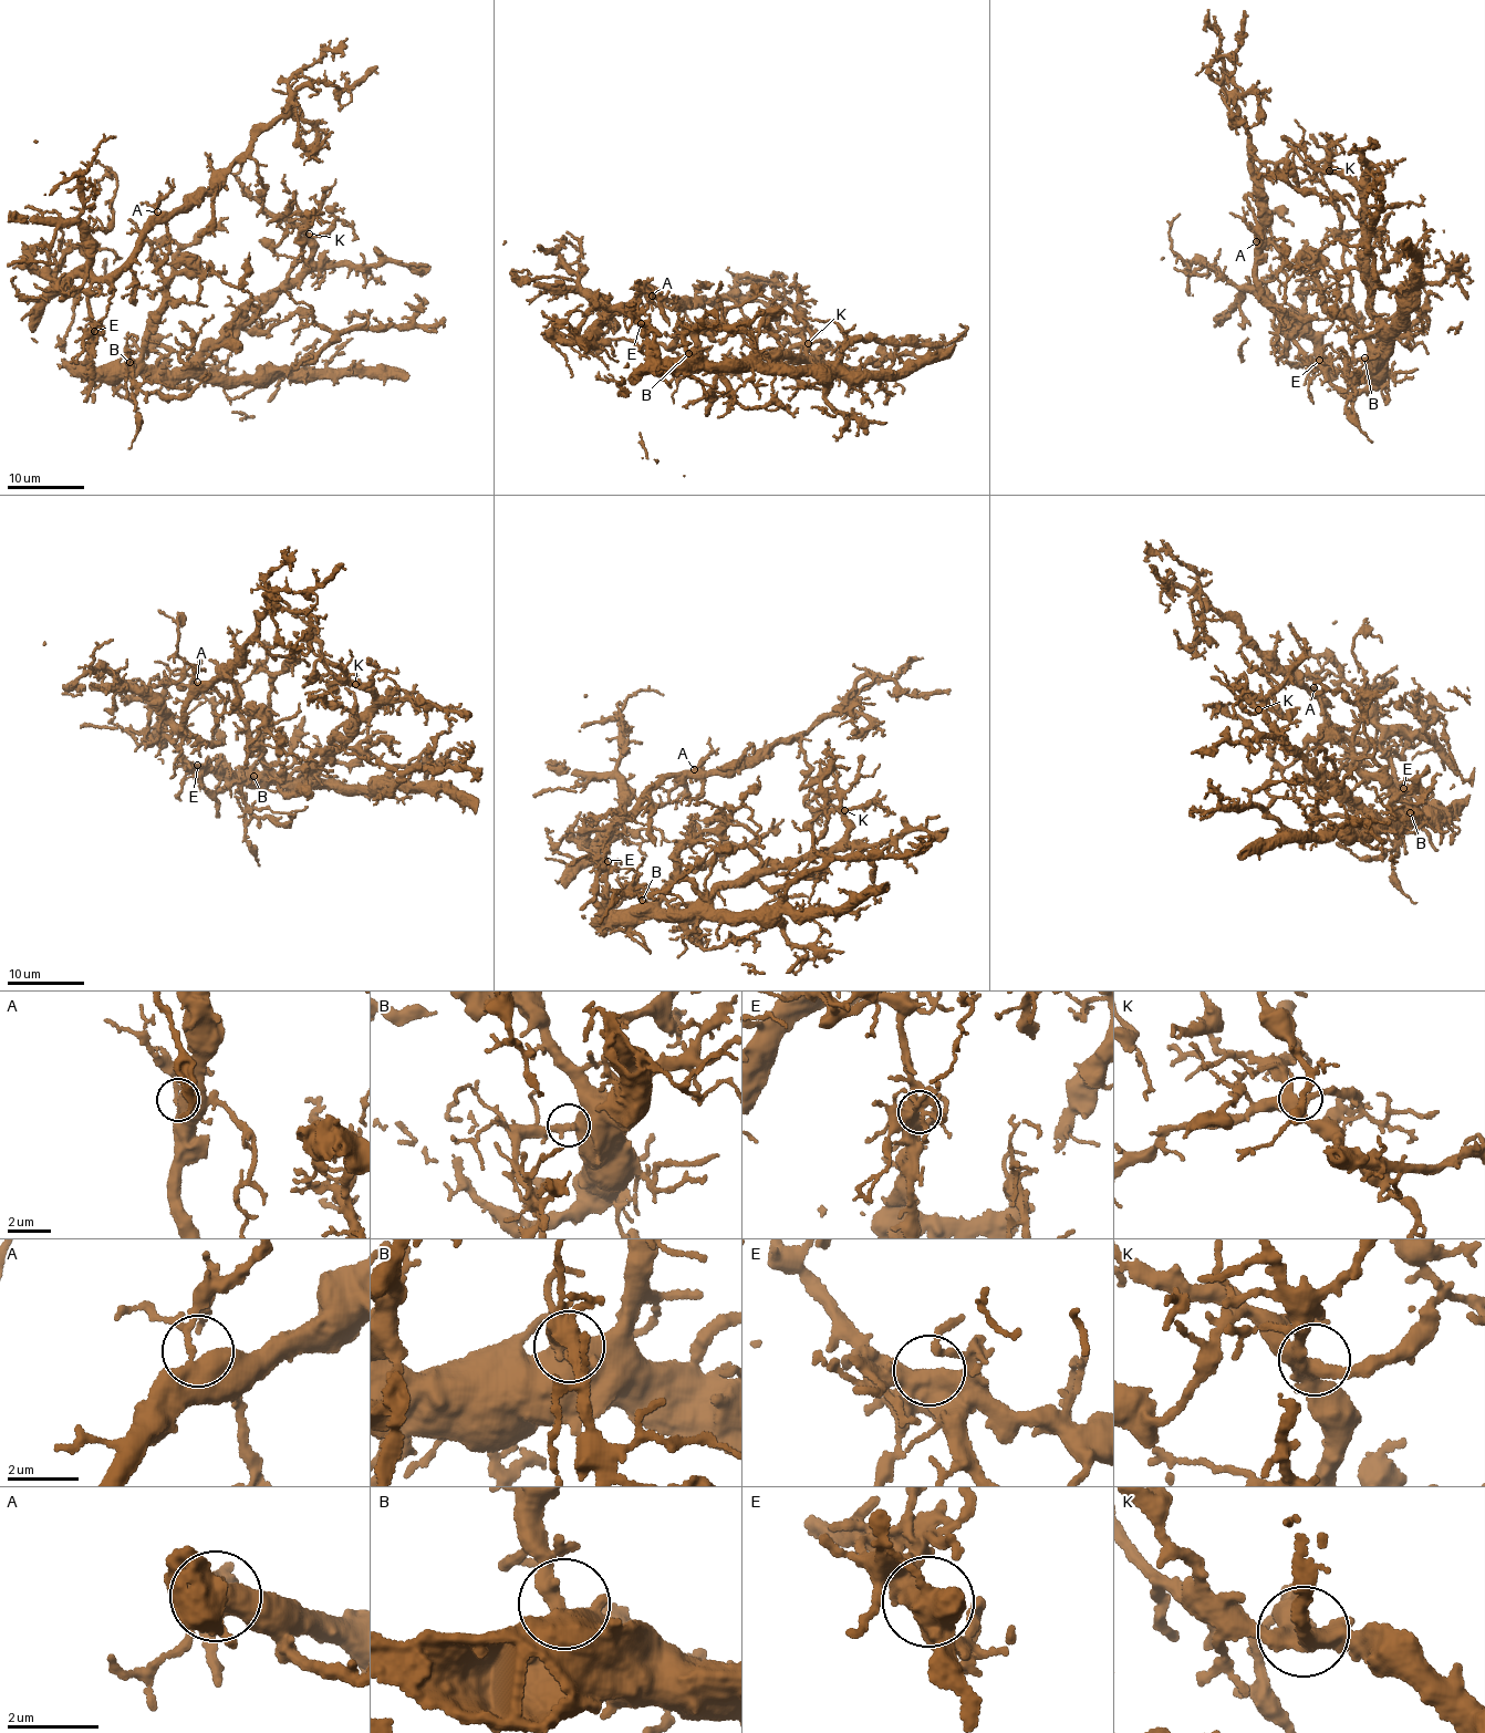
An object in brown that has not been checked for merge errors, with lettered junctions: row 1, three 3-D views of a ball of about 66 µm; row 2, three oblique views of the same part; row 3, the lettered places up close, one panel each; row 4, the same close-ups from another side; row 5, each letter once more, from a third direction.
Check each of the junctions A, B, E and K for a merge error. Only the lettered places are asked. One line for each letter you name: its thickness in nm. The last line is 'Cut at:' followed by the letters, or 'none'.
Cut at: none

